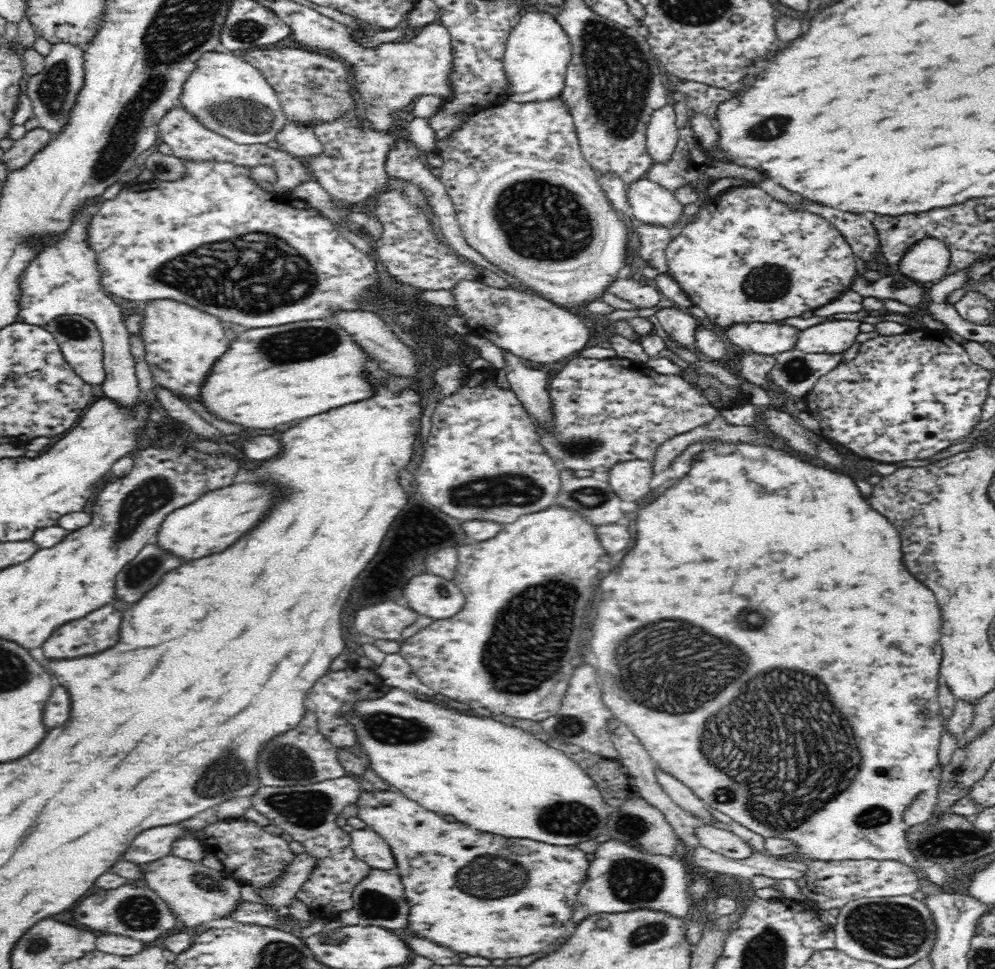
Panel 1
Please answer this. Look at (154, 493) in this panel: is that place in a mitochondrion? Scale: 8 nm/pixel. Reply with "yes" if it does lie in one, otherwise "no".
yes

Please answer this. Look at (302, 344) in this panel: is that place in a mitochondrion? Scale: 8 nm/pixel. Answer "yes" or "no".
yes

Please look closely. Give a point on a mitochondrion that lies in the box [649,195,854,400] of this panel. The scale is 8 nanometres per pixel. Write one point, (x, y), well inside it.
(766, 283)

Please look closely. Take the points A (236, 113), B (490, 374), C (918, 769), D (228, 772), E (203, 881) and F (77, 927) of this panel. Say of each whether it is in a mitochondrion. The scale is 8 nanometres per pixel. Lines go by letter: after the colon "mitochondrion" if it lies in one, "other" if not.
A: mitochondrion
B: other
C: other
D: mitochondrion
E: mitochondrion
F: other

